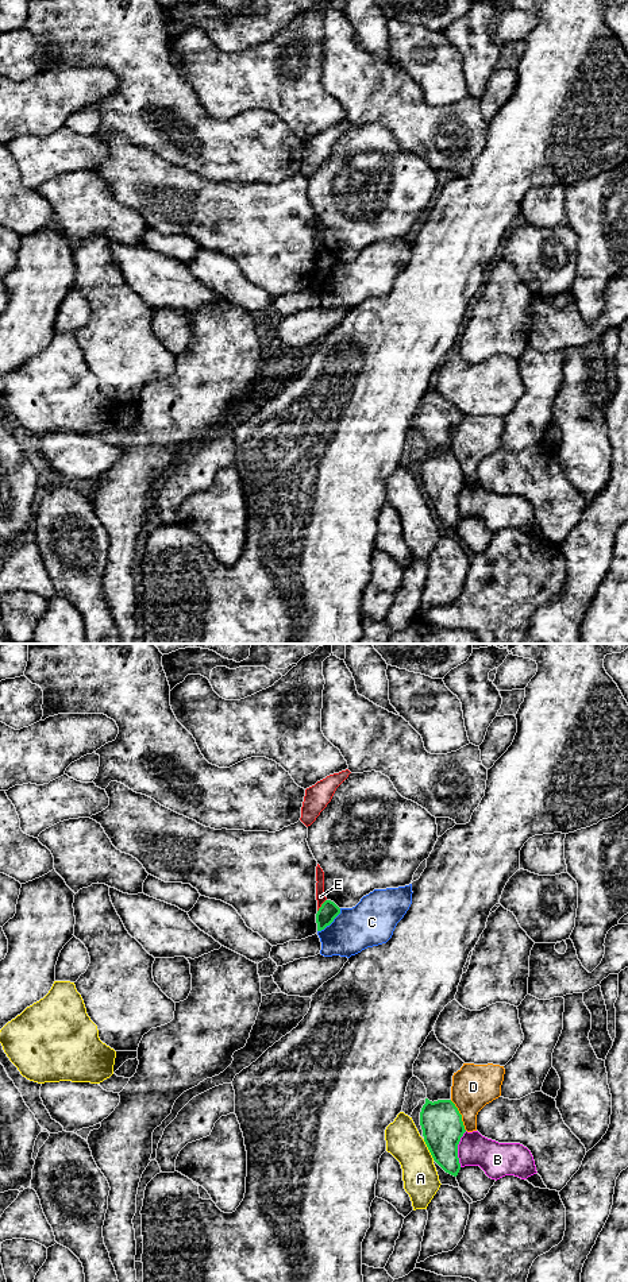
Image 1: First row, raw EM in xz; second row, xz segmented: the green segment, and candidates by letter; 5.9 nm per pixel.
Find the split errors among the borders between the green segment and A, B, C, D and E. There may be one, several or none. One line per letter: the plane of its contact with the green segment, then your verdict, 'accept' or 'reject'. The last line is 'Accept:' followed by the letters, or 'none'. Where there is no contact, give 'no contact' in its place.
A: xz | reject
B: xz | reject
C: xz | reject
D: xz | reject
E: xz | reject
Accept: none

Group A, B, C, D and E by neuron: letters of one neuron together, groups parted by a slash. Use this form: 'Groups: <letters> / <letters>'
Groups: A / B / C / D / E

